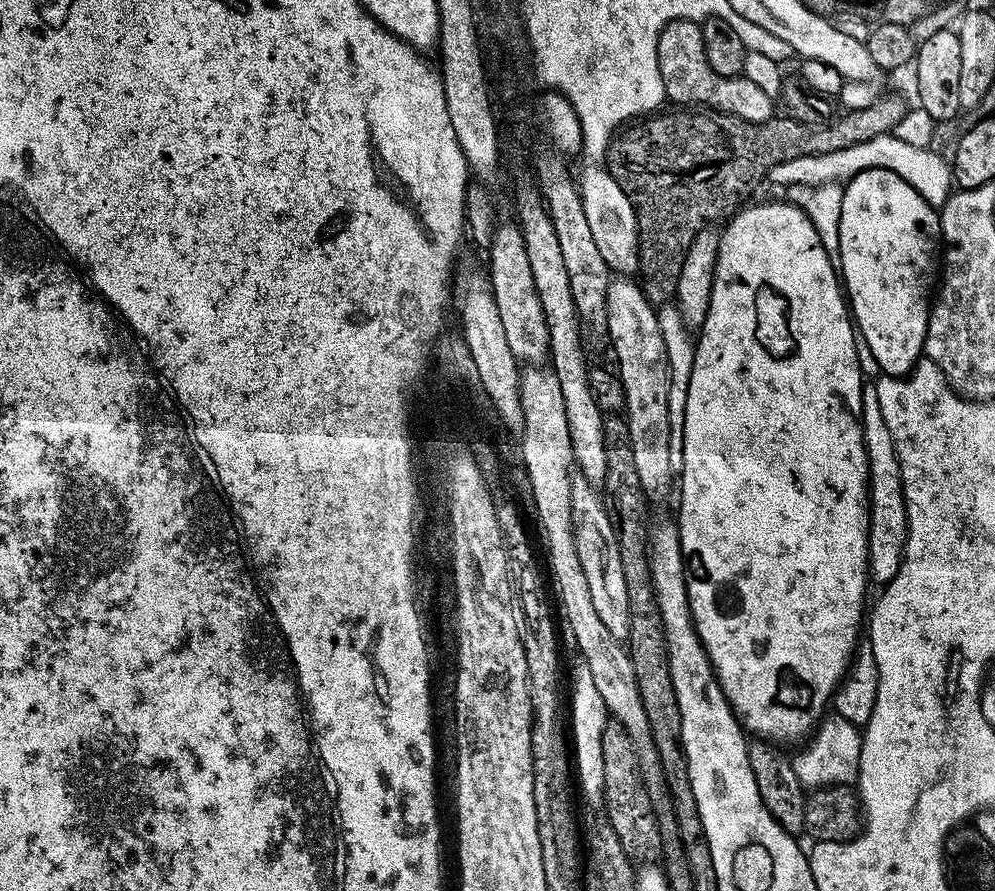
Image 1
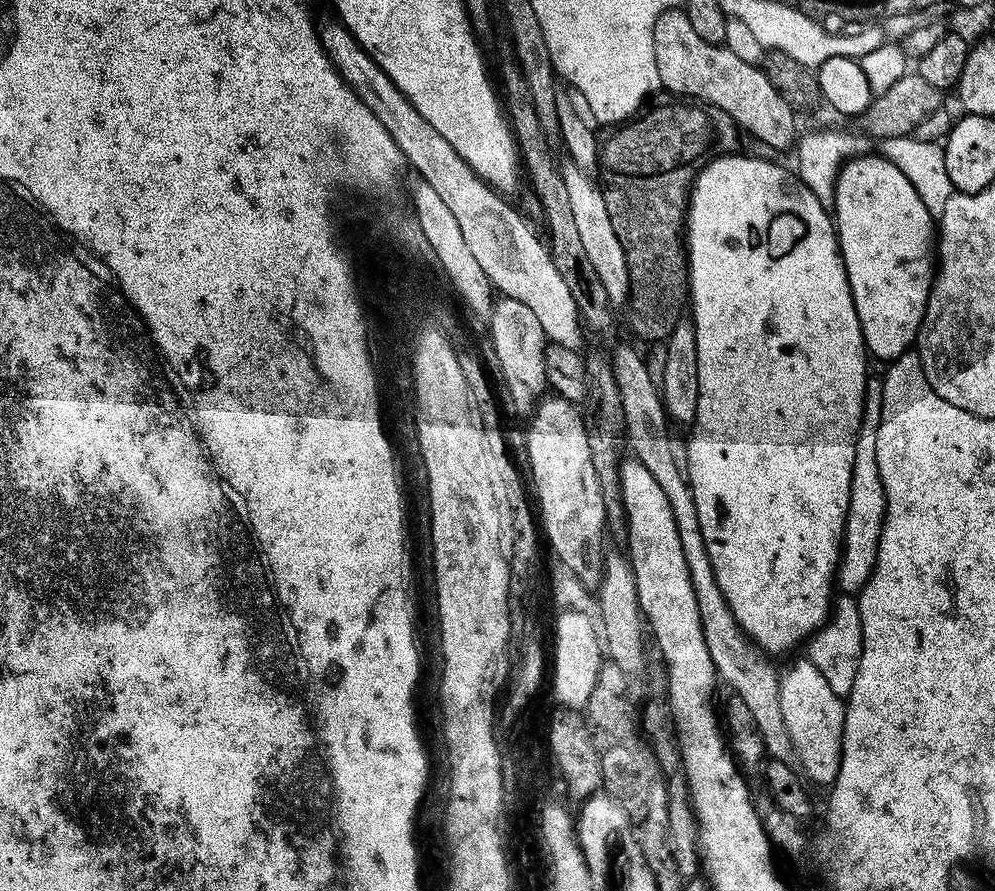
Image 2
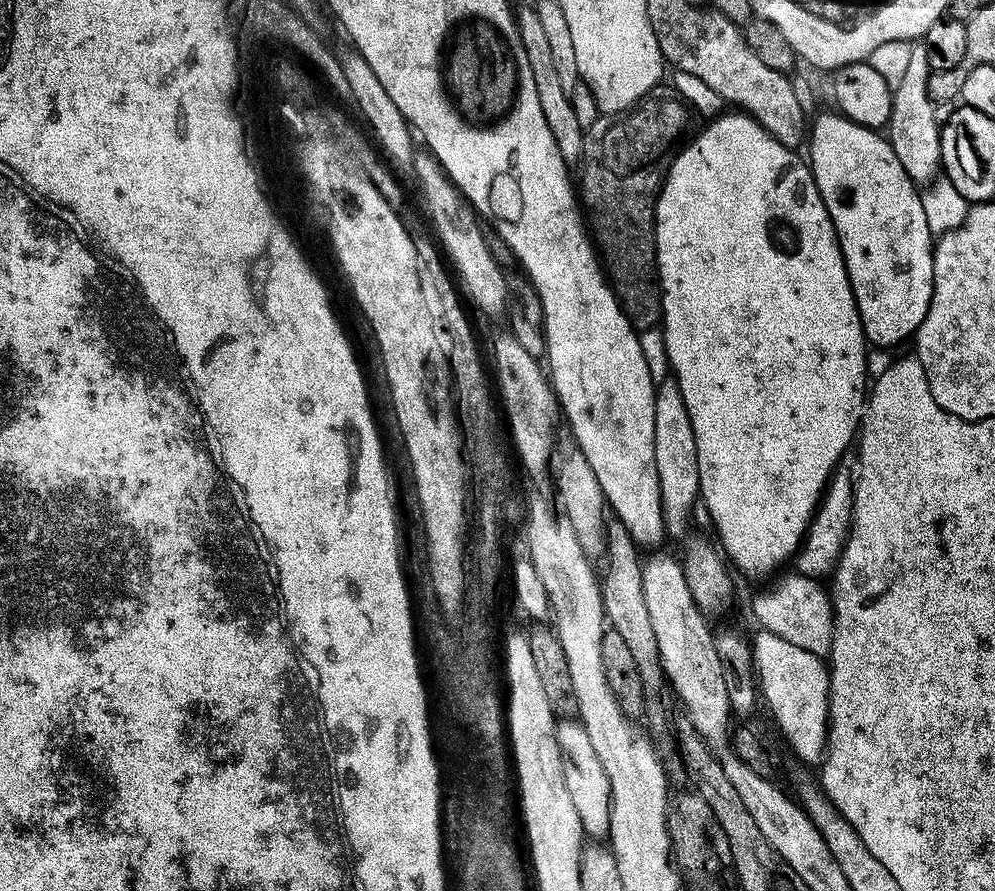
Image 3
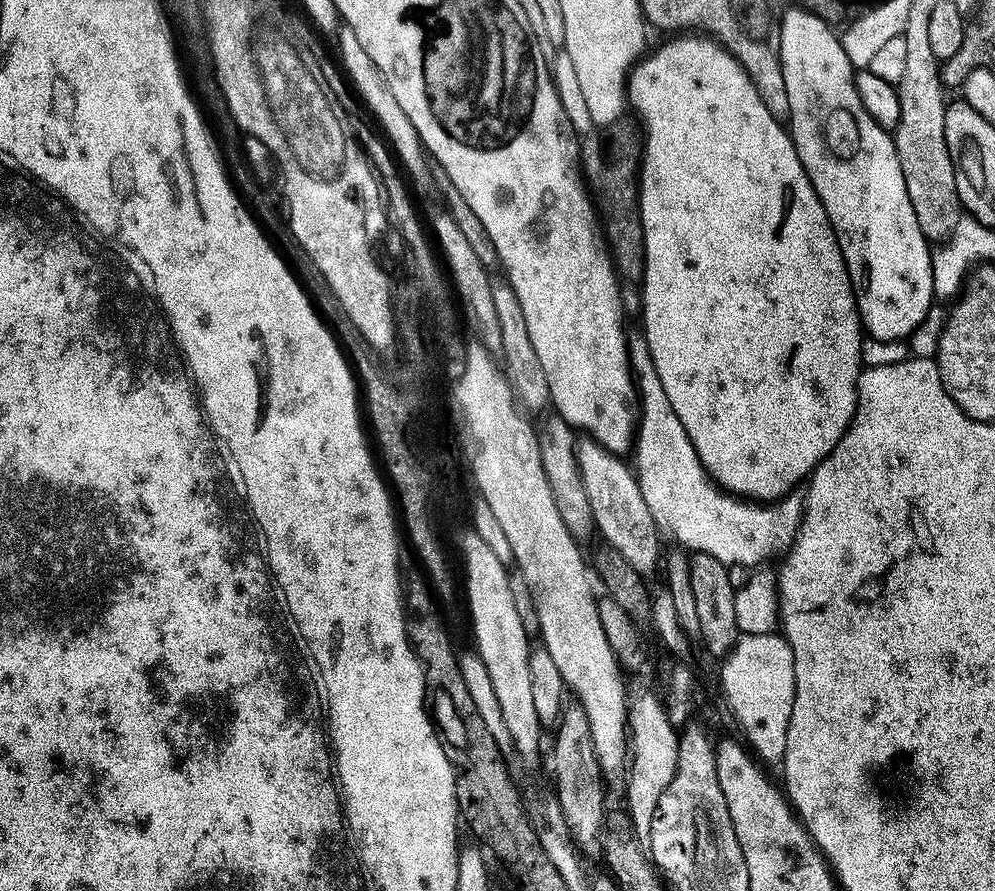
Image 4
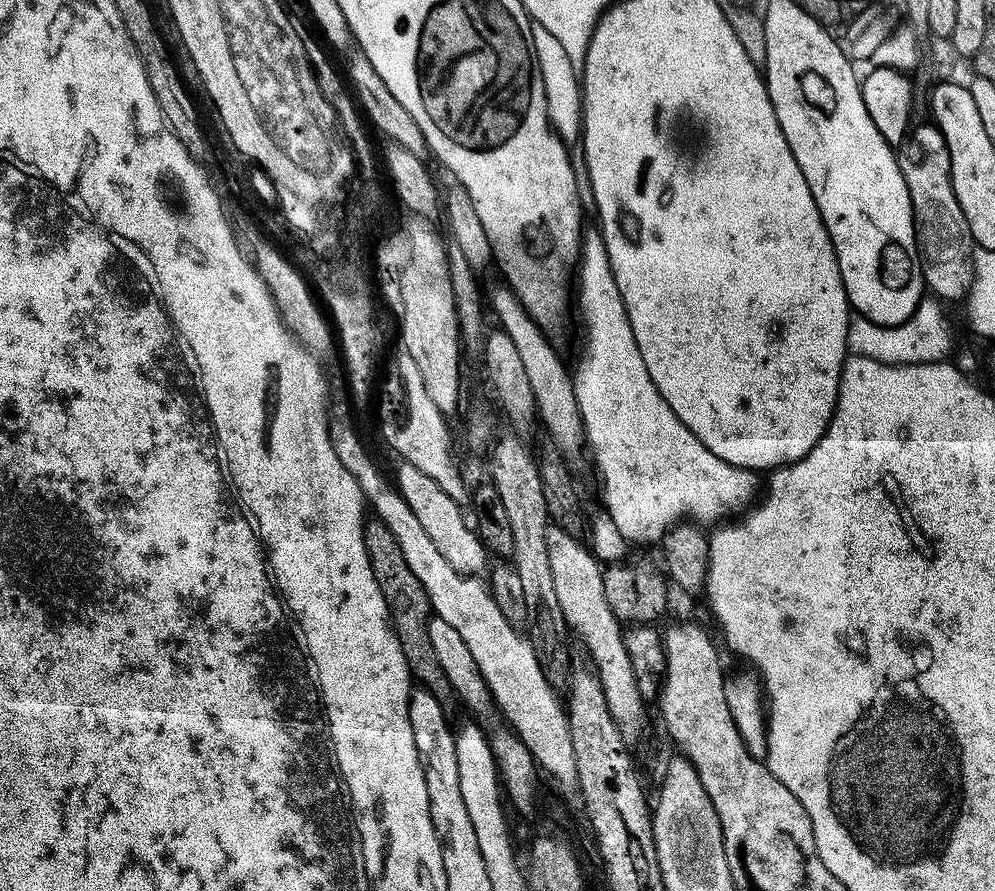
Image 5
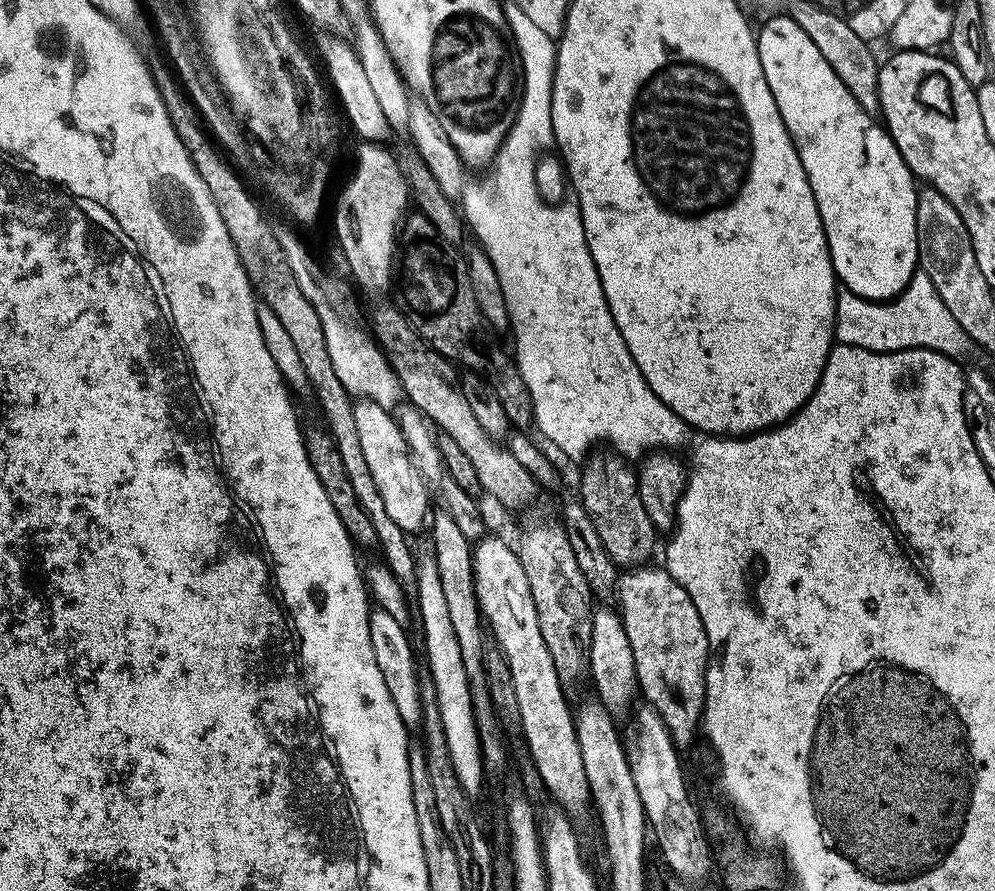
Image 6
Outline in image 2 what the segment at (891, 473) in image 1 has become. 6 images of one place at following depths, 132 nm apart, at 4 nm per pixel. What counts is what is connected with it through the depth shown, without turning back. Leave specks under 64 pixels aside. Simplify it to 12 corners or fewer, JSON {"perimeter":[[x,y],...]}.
{"perimeter":[[869,379],[844,519],[839,591],[876,565],[886,514],[878,470],[883,379]]}

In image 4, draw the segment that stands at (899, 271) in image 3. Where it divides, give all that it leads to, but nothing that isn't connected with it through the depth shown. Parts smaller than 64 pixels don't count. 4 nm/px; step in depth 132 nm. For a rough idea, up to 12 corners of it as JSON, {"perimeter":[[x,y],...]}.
{"perimeter":[[779,17],[786,127],[868,336],[932,308],[895,139],[840,36]]}

